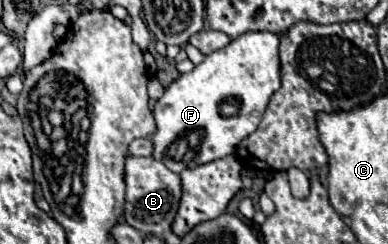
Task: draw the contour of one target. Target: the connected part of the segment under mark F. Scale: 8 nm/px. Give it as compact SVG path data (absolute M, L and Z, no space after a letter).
M251 32L235 38L227 48L215 50L213 54L205 56L201 64L197 64L191 72L179 74L177 80L165 88L165 94L155 102L153 118L155 118L155 132L149 136L153 142L153 158L163 162L171 172L181 172L185 168L195 168L217 158L225 158L235 152L237 144L247 138L247 134L255 132L263 110L271 94L281 86L281 70L279 70L279 36L277 34L263 34Z

